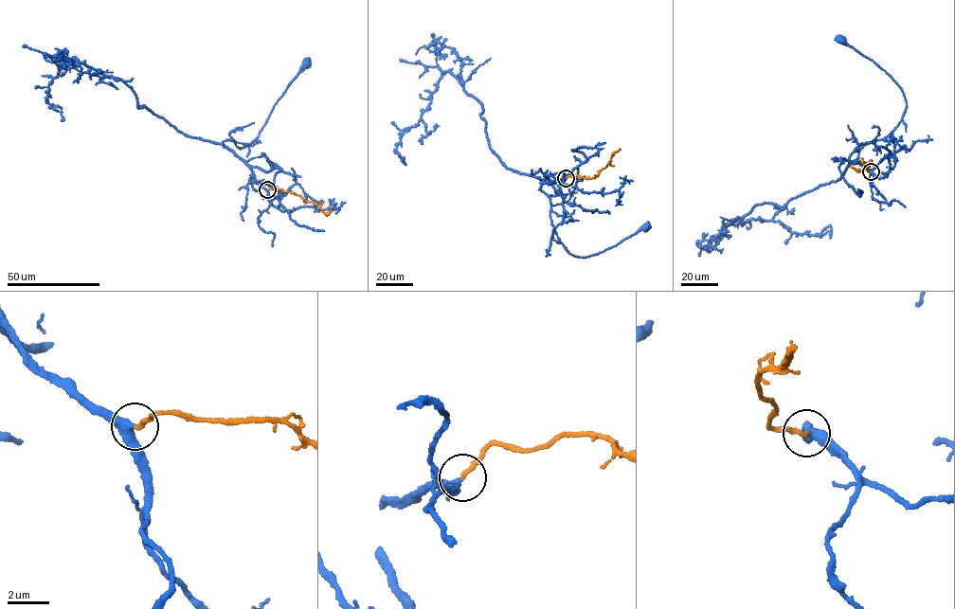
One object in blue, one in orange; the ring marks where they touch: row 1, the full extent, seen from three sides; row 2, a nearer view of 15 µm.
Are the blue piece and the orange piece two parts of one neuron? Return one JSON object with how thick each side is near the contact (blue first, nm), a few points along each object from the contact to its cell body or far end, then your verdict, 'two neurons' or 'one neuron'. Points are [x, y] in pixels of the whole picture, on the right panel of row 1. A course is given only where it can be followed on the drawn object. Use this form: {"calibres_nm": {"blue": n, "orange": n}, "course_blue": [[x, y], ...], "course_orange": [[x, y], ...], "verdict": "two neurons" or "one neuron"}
{"calibres_nm": {"blue": 380, "orange": 240}, "course_blue": [[871, 171], [855, 161], [860, 150], [889, 136], [901, 121], [905, 98], [888, 74], [840, 39]], "course_orange": [[871, 171], [866, 168], [871, 160], [858, 171], [851, 166]], "verdict": "one neuron"}

